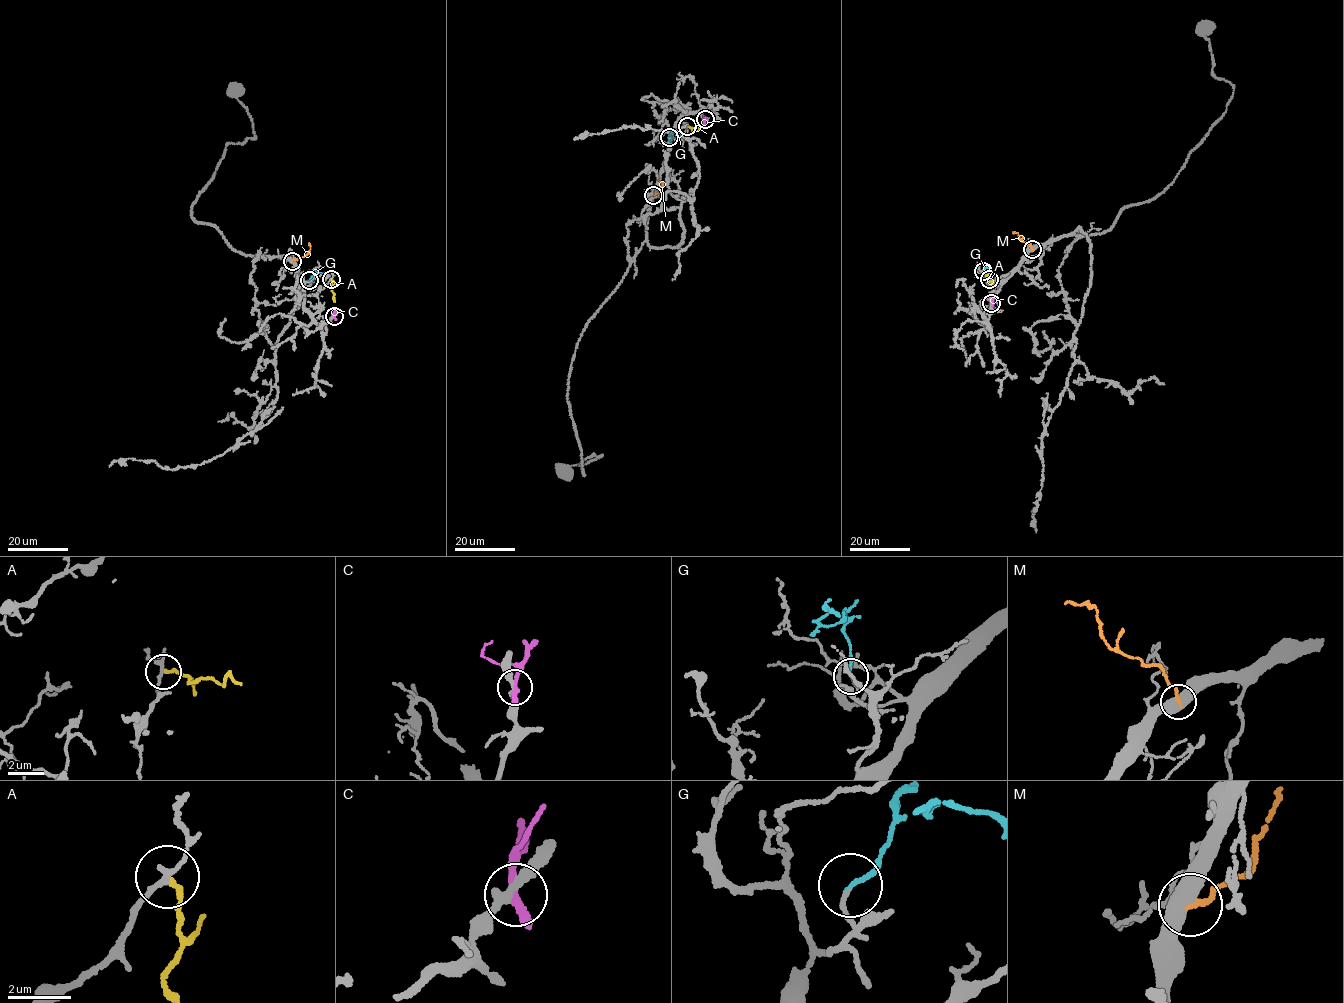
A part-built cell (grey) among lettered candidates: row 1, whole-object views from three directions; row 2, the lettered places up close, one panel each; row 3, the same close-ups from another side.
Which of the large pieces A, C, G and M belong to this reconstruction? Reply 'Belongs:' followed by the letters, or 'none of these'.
Belongs: G

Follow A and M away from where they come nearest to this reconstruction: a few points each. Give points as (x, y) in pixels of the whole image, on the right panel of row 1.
A: (982, 271), (994, 287)
M: (1032, 249), (1013, 232)

